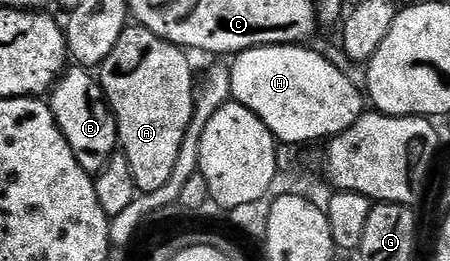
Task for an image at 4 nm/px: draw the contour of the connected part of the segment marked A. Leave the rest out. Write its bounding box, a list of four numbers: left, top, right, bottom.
[97,27,197,194]

